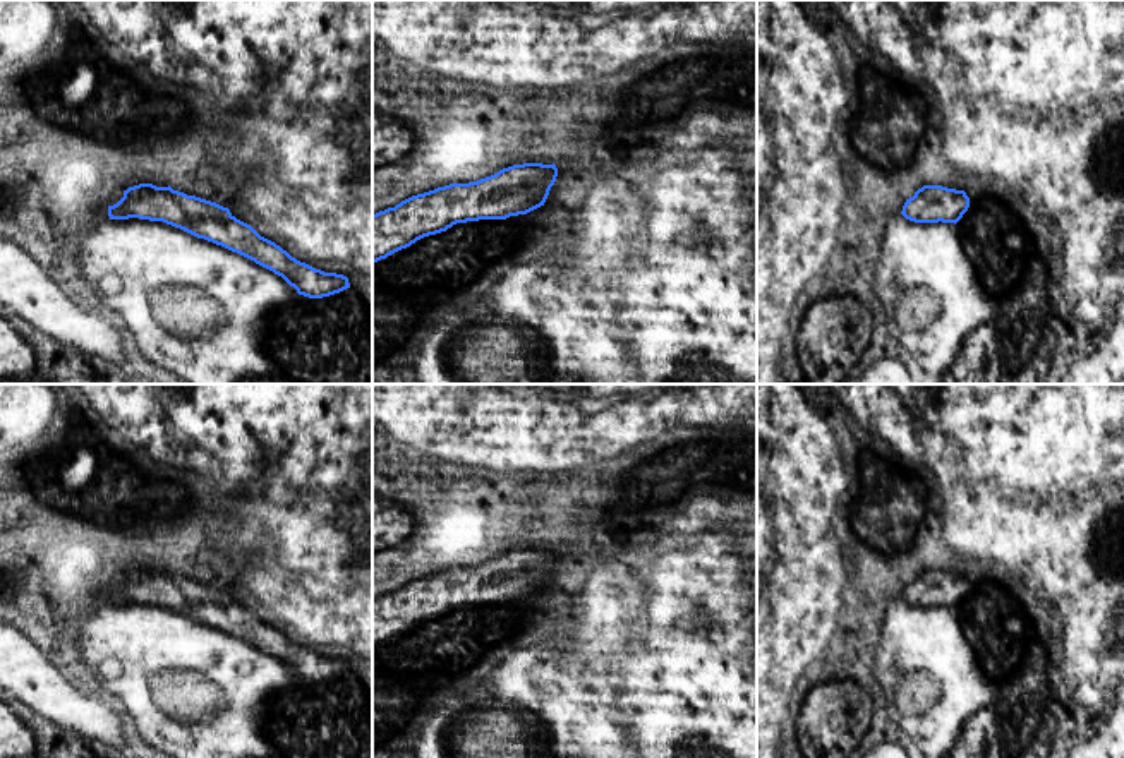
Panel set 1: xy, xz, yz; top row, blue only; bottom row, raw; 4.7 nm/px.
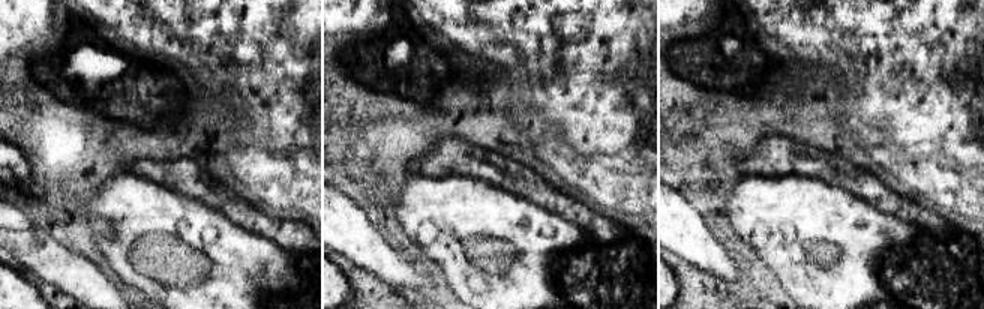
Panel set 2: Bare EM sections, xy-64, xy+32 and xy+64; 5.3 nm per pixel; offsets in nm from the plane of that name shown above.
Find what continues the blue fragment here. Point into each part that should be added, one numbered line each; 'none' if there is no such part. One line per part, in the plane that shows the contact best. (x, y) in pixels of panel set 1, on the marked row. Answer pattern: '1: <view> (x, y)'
none

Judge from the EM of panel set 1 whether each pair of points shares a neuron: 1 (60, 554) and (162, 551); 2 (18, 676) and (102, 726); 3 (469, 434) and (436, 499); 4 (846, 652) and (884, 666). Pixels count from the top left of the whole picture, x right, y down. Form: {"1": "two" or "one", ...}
{"1": "two", "2": "one", "3": "two", "4": "two"}

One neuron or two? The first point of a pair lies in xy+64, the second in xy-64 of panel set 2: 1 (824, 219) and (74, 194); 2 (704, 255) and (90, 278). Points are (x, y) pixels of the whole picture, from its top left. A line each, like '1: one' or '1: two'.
1: two
2: one

